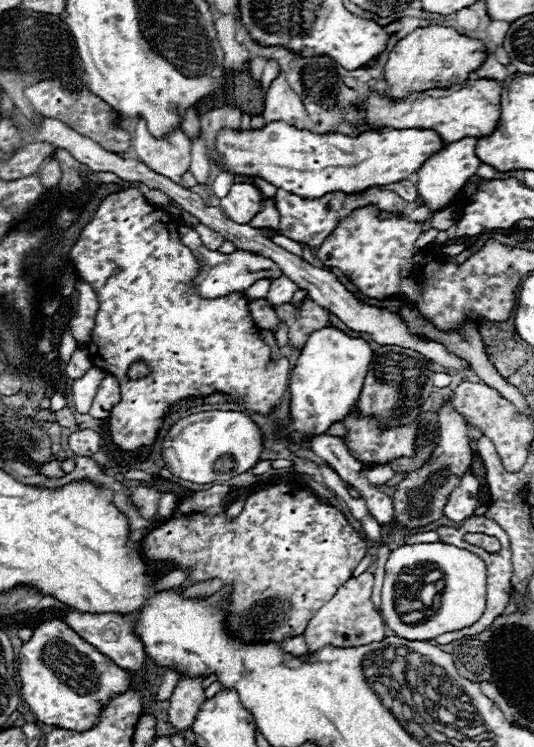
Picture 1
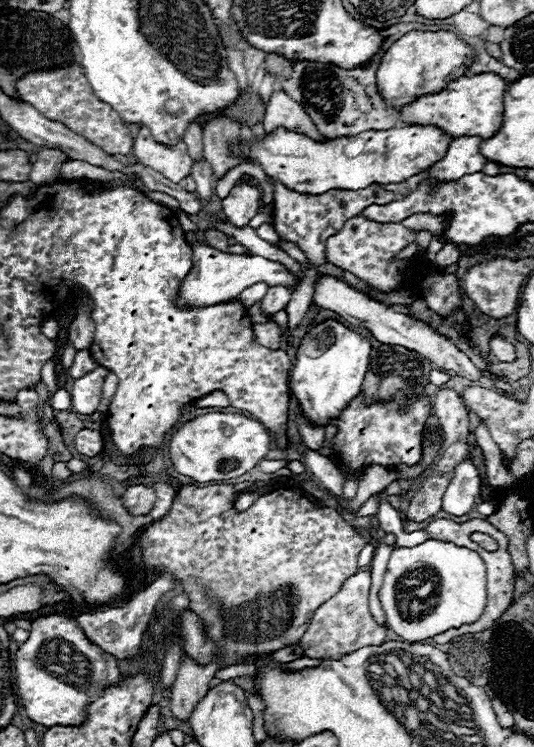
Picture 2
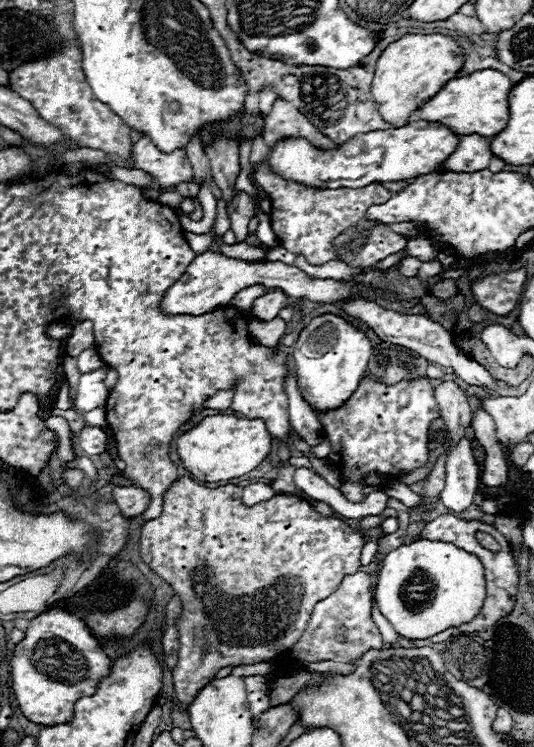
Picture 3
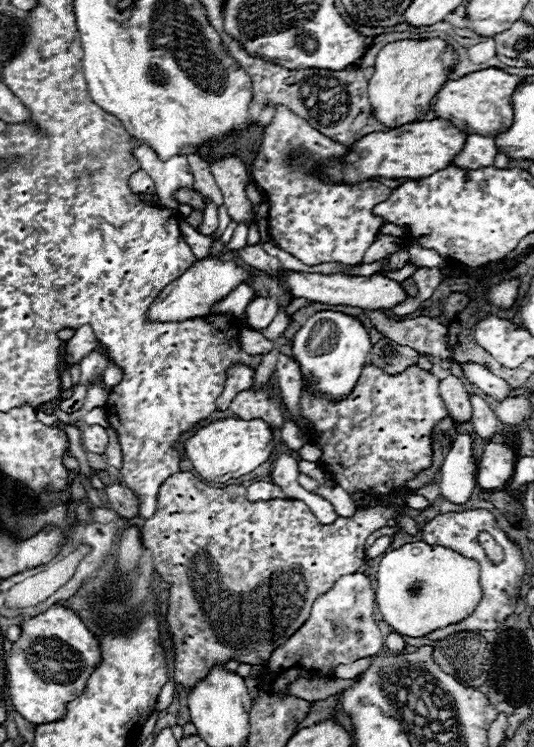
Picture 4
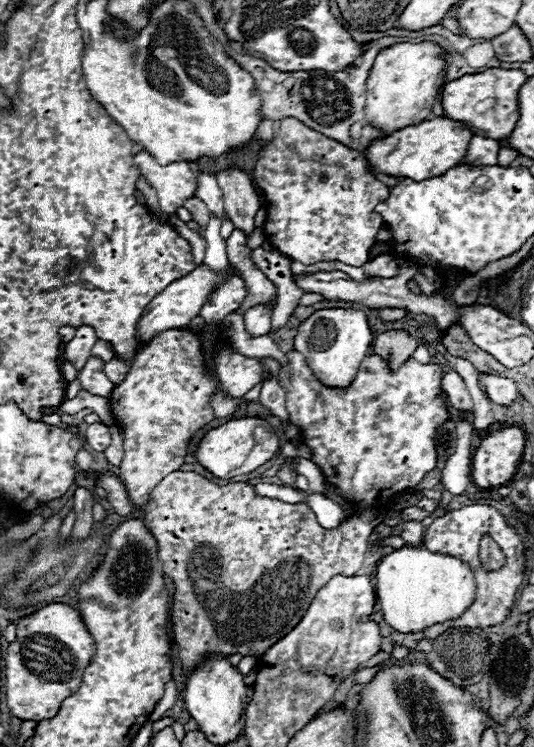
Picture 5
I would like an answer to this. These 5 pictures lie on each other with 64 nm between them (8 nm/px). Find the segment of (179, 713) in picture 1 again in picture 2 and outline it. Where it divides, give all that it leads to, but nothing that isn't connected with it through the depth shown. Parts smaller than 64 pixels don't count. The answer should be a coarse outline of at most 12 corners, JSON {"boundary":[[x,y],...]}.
{"boundary":[[182,658],[170,710],[186,722],[222,664]]}

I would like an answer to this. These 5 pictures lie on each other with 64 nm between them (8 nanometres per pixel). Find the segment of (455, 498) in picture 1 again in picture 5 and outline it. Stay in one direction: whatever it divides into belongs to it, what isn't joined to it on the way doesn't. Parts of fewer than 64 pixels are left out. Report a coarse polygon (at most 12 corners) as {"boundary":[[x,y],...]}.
{"boundary":[[456,422],[456,450],[442,470],[442,488],[454,496],[472,484],[472,424]]}

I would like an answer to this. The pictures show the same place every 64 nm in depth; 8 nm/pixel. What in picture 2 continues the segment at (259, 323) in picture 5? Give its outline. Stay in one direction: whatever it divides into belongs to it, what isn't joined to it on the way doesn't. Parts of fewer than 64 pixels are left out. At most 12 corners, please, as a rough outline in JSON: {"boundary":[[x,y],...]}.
{"boundary":[[270,286],[262,298],[262,310],[276,314],[290,302],[292,290]]}

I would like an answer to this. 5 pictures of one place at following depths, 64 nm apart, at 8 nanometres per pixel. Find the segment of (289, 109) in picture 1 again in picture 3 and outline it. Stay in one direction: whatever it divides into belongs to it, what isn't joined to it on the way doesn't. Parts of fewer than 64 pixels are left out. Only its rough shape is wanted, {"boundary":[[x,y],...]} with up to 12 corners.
{"boundary":[[276,98],[264,120],[268,146],[302,136],[318,148],[336,146],[298,108]]}

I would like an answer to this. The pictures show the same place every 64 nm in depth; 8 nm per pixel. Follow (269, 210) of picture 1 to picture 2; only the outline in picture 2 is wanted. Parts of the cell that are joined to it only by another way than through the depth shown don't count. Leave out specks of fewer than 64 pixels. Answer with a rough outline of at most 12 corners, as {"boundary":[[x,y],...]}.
{"boundary":[[272,206],[260,210],[250,222],[250,228],[274,224]]}

